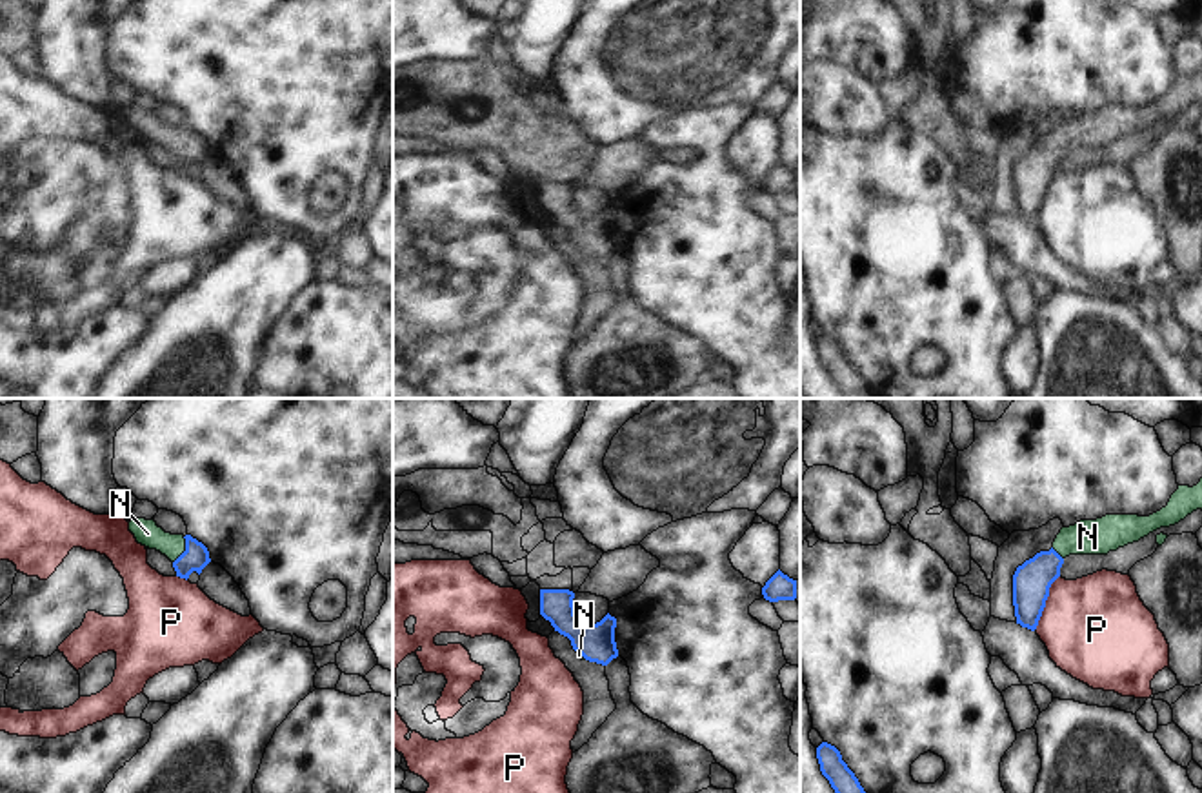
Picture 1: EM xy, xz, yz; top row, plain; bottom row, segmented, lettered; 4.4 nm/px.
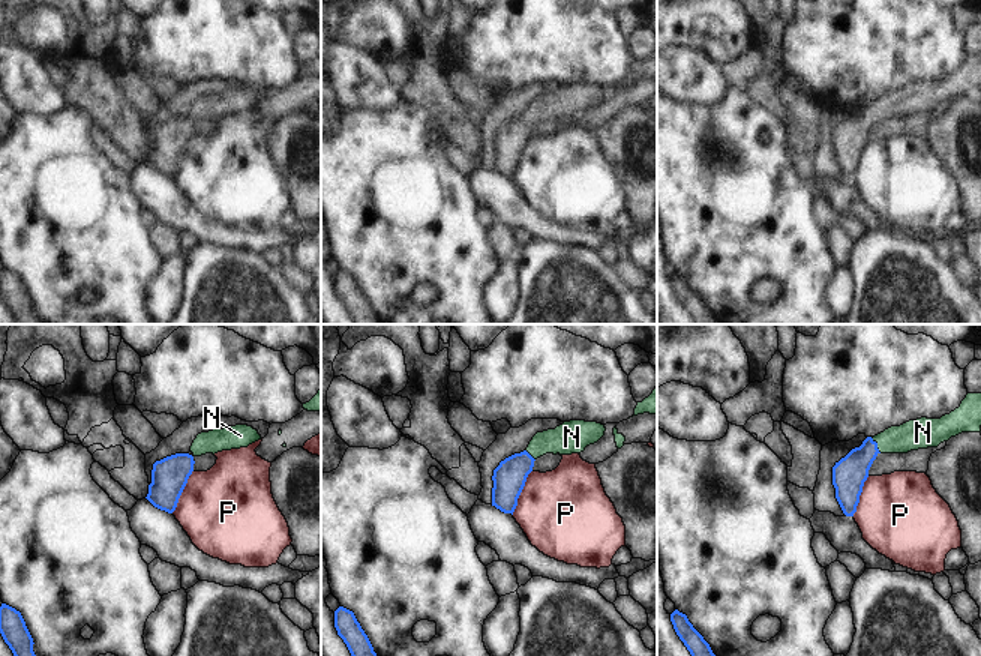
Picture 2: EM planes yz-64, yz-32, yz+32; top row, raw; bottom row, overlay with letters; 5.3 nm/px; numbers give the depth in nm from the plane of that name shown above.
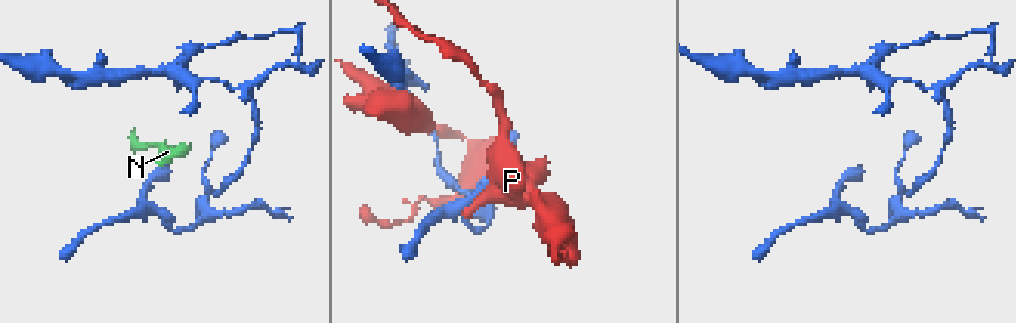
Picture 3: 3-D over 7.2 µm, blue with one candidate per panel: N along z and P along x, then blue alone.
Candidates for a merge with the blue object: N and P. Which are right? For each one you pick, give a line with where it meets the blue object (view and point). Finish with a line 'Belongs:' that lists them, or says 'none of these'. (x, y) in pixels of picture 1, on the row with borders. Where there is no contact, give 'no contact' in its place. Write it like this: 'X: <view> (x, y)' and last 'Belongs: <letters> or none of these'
N: xy (186, 550)
Belongs: N

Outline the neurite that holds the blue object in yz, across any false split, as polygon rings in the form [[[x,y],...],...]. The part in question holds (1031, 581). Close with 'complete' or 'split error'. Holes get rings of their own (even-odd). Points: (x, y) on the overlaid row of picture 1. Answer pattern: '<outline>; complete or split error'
[[[1202,478],[1197,486],[1178,486],[1166,507],[1149,515],[1106,515],[1062,527],[1049,551],[1040,551],[1017,567],[1013,575],[1013,606],[1017,624],[1037,629],[1051,584],[1060,577],[1069,555],[1107,555],[1149,533],[1184,520],[1202,509]]]; split error

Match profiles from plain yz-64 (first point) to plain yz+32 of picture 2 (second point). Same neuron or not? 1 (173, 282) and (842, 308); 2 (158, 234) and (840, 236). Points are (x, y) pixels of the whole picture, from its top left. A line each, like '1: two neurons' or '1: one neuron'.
1: one neuron
2: one neuron

